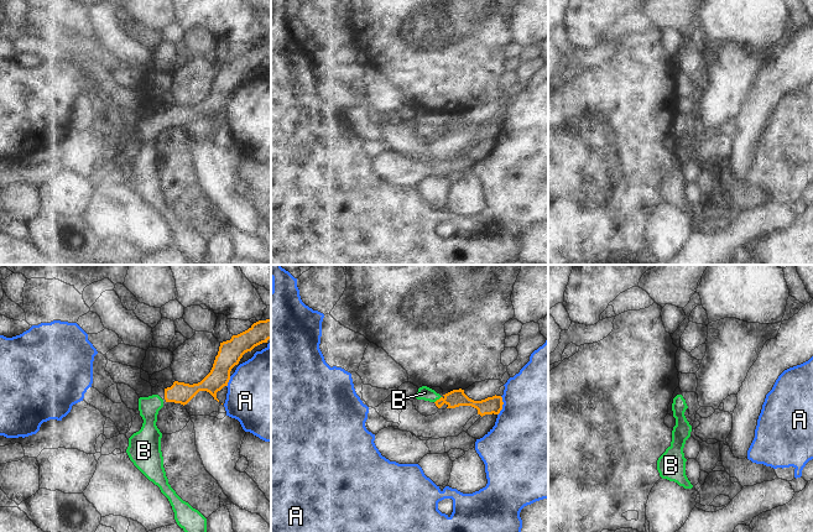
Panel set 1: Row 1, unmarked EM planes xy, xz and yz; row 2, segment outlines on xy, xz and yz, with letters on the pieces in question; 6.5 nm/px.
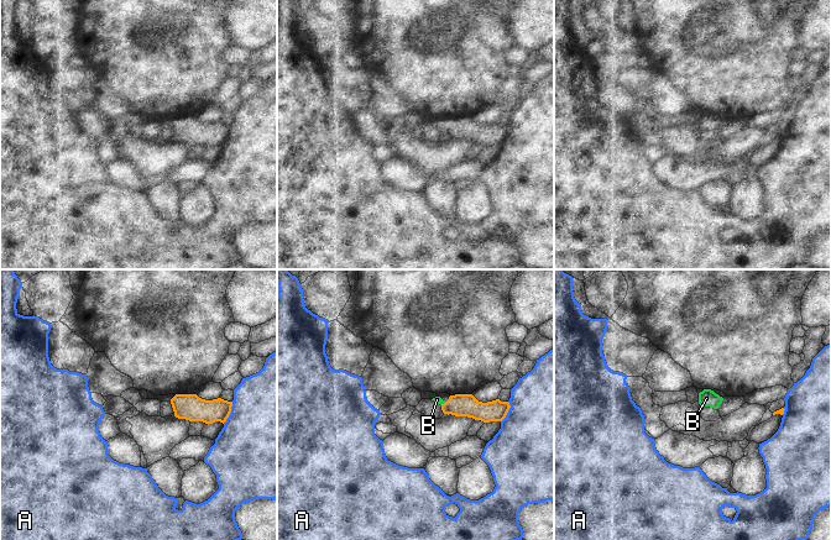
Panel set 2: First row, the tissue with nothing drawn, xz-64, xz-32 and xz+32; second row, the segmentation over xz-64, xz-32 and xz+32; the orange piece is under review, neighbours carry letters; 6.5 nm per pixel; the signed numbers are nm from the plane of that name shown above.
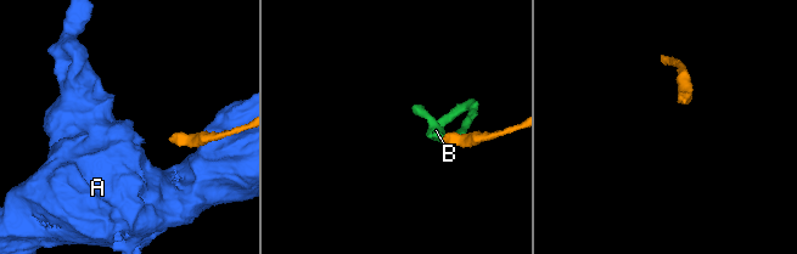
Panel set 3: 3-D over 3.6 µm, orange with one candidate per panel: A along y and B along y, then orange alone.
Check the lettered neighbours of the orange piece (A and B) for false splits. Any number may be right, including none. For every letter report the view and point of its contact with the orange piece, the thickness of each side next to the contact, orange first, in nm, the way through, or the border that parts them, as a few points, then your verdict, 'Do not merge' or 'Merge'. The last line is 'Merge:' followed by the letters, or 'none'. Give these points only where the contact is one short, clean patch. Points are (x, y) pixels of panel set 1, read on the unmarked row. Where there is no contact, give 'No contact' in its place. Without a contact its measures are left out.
A: Touches orange at xz (501, 129). Thickness 110 nm (orange) against 480 nm. Do not merge
B: Touches orange at xz (437, 123). Thickness 110 nm (orange) against 90 nm. Path across: xz (454, 121), (437, 123), (425, 115). Merge
Merge: B.

